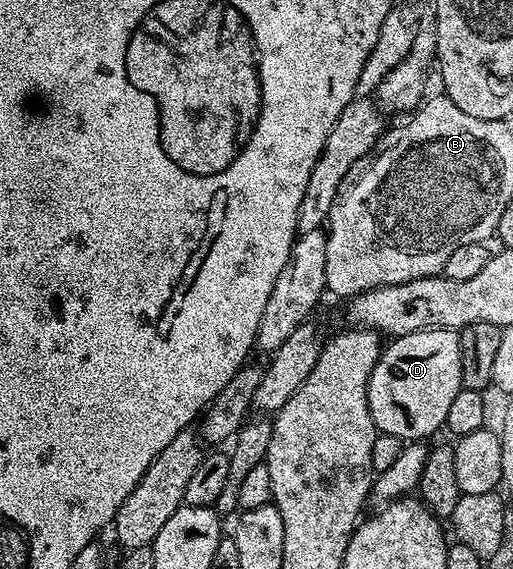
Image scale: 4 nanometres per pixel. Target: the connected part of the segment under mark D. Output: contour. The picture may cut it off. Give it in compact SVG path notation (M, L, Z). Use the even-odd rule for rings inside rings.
M420 329L402 337L394 337L382 348L381 358L375 363L367 383L367 407L378 433L395 435L405 443L417 443L422 439L429 439L425 437L444 426L447 410L460 389L458 334L451 329Z

